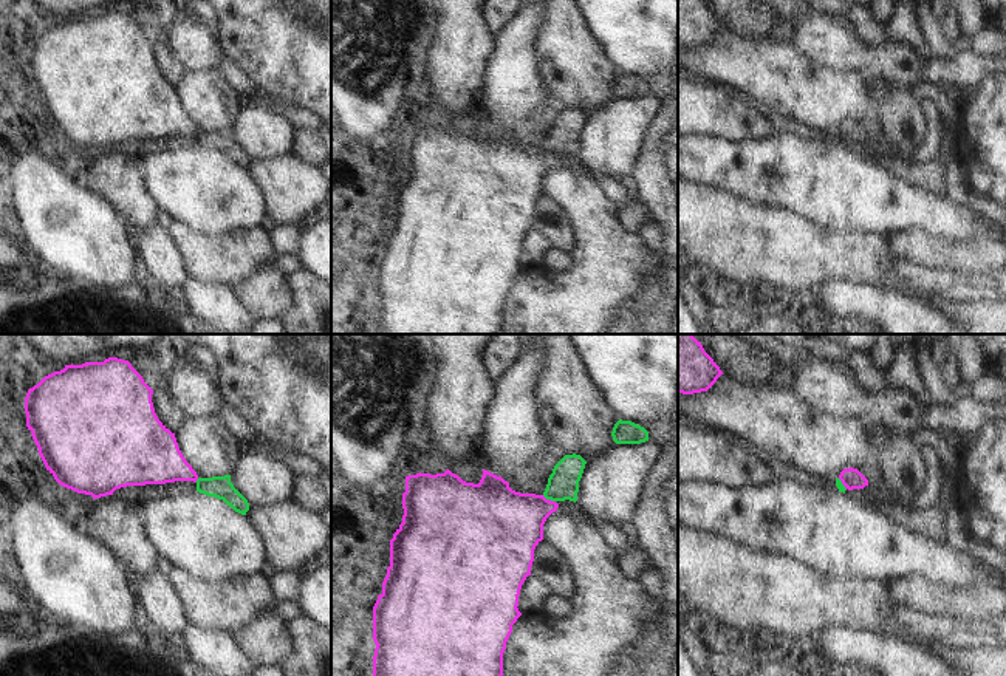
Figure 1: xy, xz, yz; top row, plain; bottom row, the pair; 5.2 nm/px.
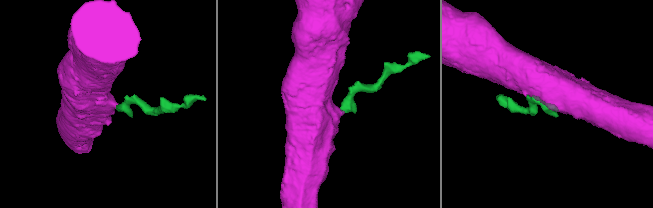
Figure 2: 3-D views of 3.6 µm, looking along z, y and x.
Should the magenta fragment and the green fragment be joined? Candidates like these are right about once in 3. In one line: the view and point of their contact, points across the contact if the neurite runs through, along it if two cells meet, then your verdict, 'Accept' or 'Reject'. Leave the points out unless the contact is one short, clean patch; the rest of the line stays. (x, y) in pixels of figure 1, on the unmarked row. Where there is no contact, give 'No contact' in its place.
Touches magenta at xz (548, 153). Boundary: xz (542, 149), (554, 155). Reject

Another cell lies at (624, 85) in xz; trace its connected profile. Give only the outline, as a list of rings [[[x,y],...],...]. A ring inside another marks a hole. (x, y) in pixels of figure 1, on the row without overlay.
[[[622,73],[614,77],[611,90],[616,97],[641,97],[648,94],[648,85],[644,80]]]

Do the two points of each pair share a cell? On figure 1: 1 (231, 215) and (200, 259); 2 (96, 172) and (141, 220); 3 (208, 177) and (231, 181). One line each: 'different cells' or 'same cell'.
1: different cells
2: same cell
3: same cell

